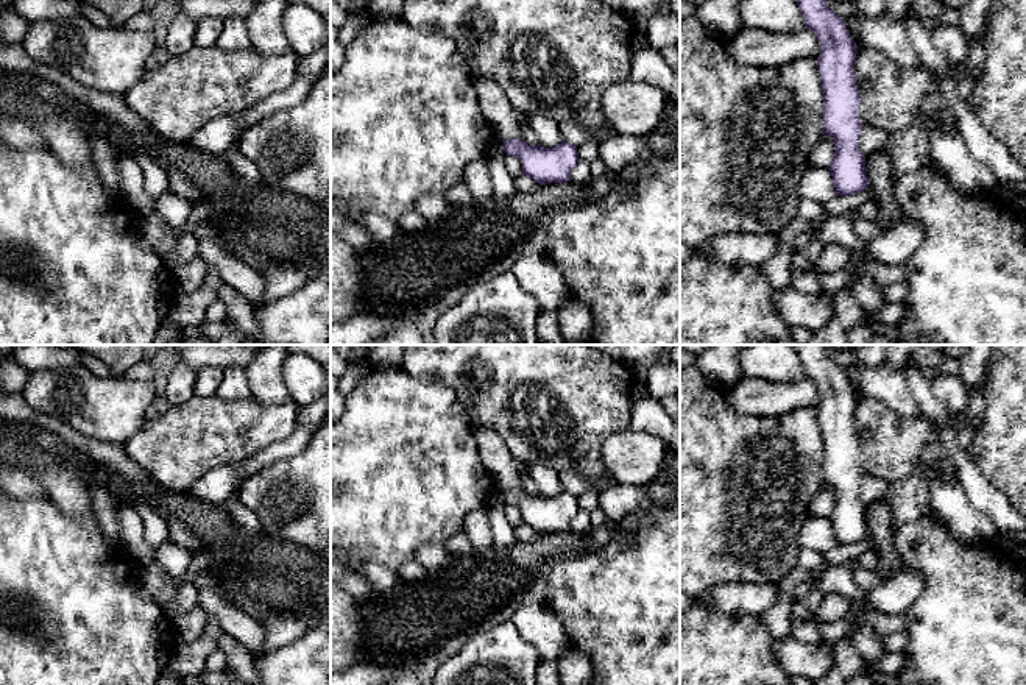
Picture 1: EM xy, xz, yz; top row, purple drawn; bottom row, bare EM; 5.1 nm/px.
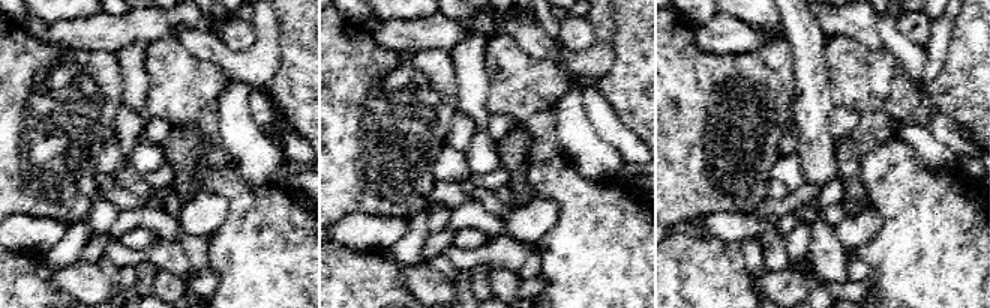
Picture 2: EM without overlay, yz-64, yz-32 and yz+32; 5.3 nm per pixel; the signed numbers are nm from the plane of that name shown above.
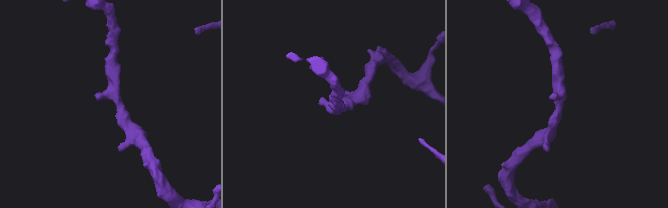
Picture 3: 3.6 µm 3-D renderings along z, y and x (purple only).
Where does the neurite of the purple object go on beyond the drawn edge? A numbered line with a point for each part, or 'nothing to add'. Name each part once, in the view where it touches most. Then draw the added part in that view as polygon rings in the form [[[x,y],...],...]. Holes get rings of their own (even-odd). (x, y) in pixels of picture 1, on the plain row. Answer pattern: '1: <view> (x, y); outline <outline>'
nothing to add

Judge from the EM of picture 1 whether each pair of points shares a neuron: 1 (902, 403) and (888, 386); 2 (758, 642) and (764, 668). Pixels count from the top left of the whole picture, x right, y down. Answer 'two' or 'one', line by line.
1: one
2: one

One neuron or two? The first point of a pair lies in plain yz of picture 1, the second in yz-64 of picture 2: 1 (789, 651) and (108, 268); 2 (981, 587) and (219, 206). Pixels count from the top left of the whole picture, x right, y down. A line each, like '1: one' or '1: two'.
1: two
2: two

